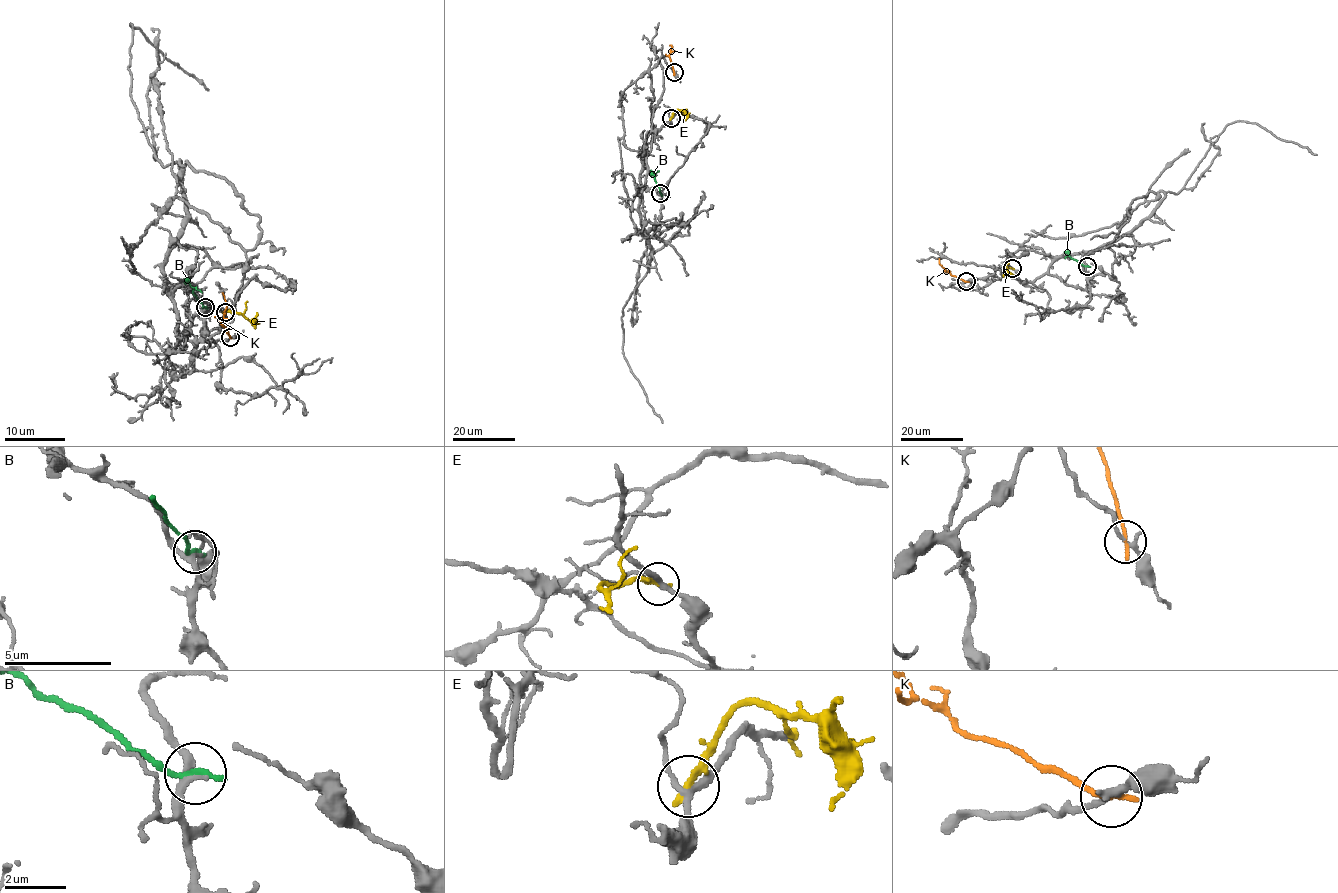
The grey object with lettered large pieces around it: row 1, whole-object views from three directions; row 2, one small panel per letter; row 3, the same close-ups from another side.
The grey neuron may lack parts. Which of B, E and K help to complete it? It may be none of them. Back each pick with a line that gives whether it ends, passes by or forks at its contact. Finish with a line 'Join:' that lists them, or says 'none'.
Join: none

